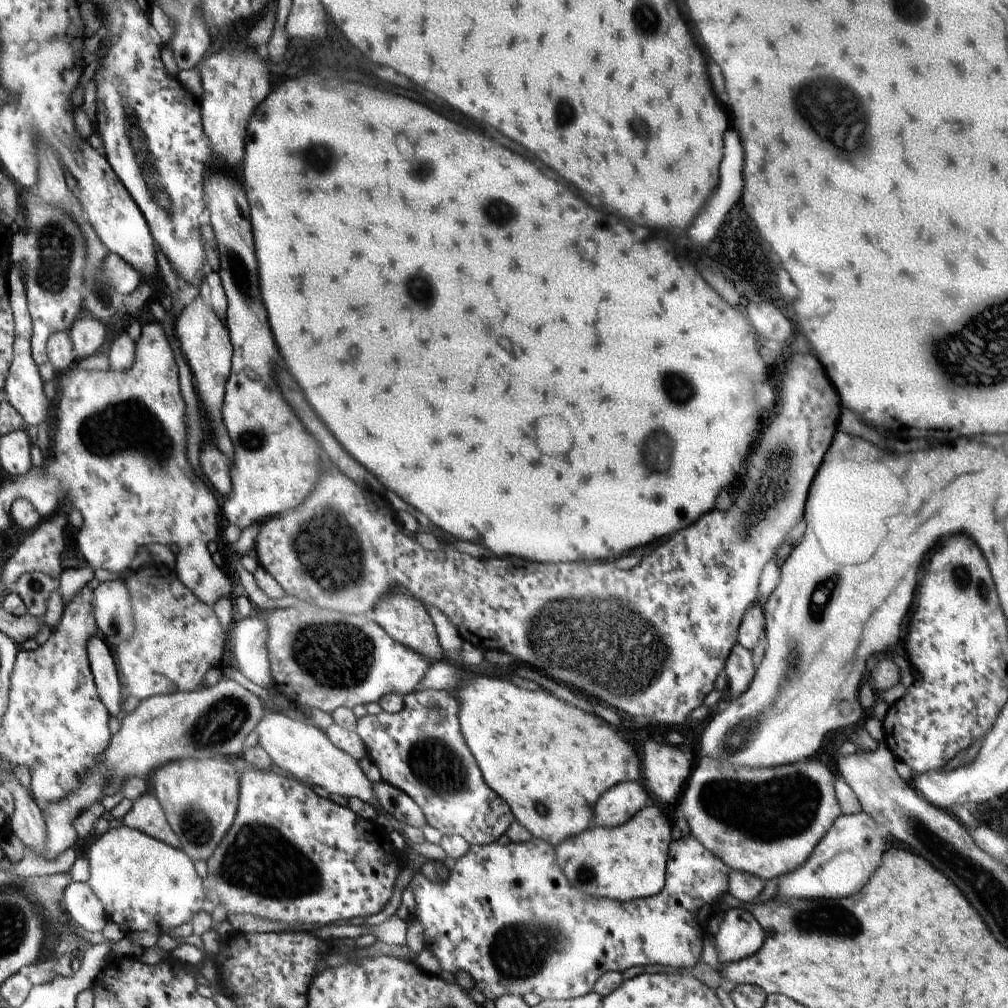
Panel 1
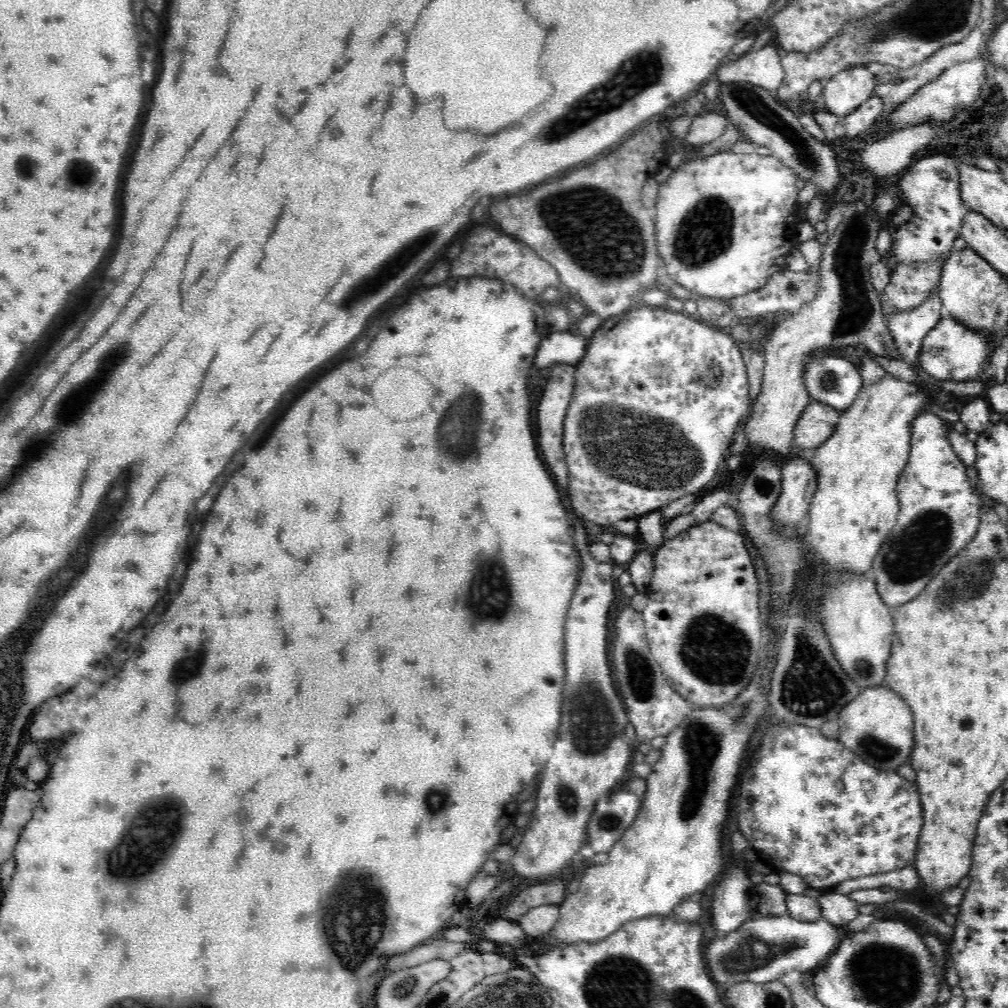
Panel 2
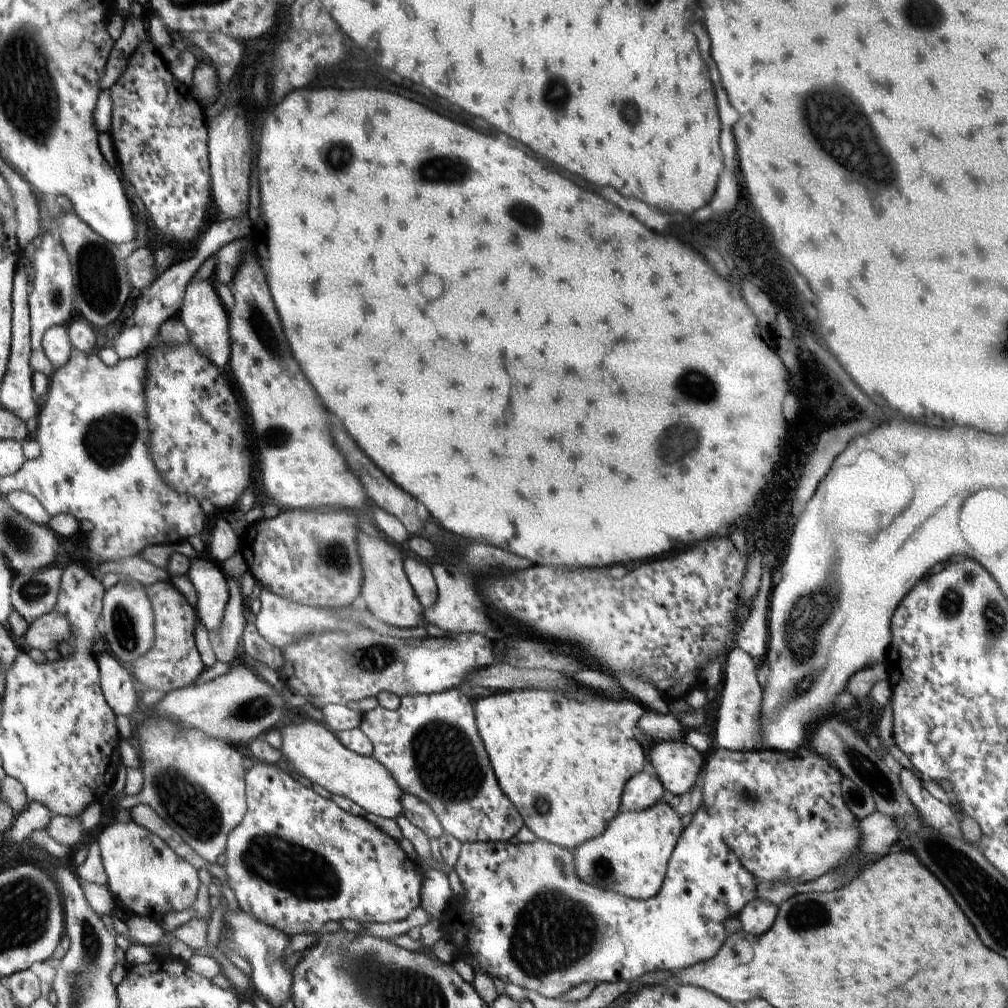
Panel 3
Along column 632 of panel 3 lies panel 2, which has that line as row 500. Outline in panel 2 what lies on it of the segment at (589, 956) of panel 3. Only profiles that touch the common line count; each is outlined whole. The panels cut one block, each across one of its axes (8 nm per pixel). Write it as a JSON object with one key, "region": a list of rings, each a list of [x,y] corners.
{"region":[[[927,412],[912,421],[908,462],[897,480],[899,515],[896,526],[881,544],[867,573],[875,580],[884,603],[898,607],[916,598],[948,560],[964,550],[976,536],[982,502],[972,491],[967,466],[954,452],[948,432],[952,423]]]}

